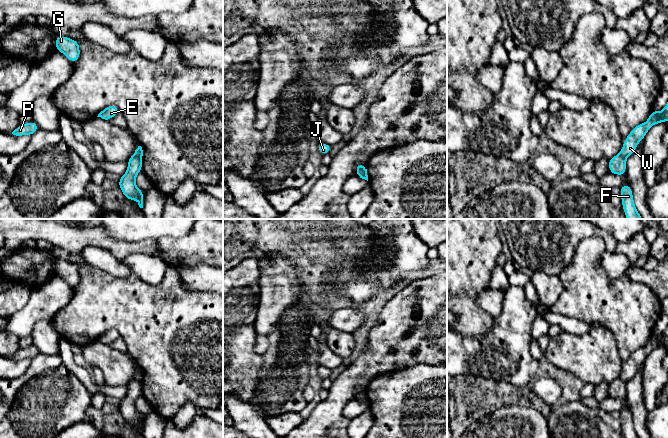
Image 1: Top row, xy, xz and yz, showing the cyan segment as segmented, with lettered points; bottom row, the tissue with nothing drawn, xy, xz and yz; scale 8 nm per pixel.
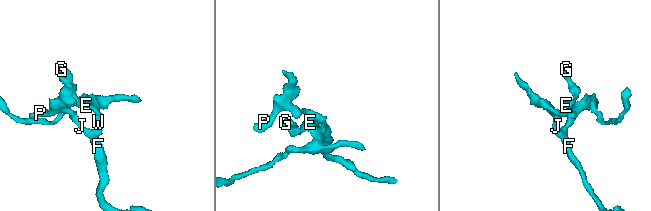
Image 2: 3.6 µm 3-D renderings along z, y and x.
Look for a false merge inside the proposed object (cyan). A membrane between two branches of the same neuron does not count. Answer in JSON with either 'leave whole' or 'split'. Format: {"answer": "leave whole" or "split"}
{"answer": "split"}

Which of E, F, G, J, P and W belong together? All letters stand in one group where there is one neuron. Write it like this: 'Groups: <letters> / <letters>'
Groups: E G W / F J P

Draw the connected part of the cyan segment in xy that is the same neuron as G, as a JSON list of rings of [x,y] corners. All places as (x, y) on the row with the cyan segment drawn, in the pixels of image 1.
[[[58,35],[55,38],[56,50],[60,51],[71,62],[77,62],[80,58],[80,44],[73,39]]]

